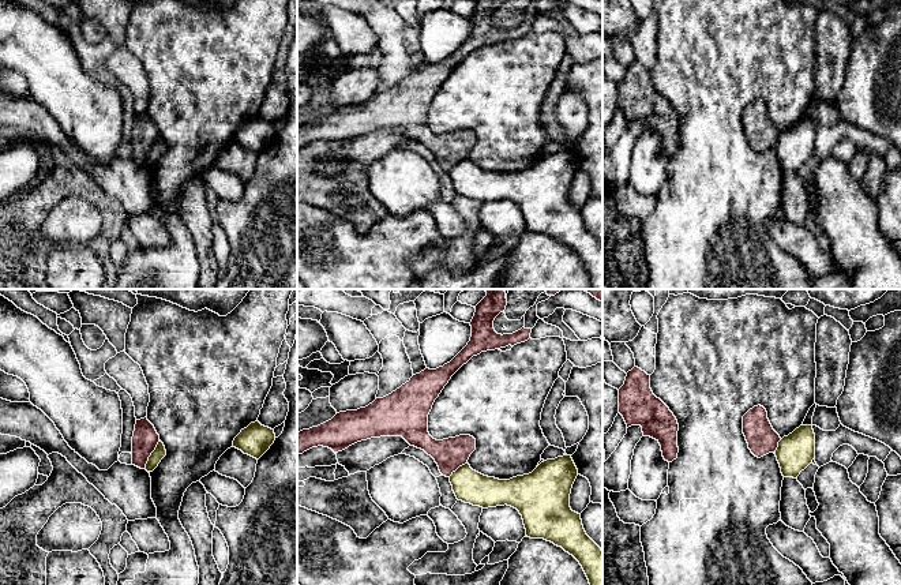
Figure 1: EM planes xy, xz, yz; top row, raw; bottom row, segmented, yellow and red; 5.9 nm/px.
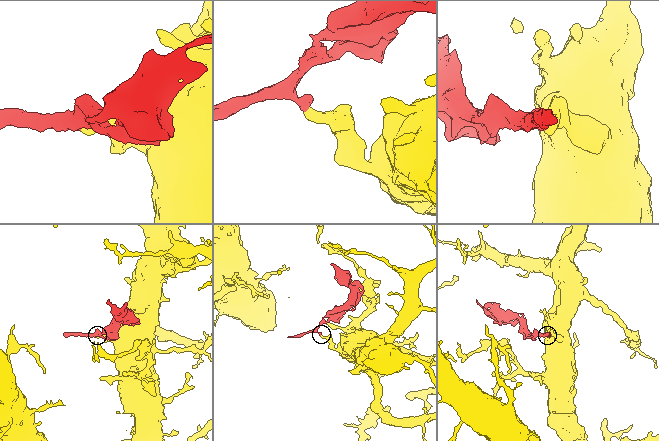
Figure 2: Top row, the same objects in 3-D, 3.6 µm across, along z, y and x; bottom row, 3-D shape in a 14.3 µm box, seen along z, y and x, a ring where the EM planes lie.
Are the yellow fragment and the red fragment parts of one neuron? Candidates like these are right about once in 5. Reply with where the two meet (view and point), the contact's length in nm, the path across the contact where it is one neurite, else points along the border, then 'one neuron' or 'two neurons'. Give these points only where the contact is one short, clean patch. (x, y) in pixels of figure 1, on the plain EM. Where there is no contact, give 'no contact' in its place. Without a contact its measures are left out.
meets yellow in xy at (151, 149); contact 190 nm long; border along xy (160, 135), (145, 162); two neurons

